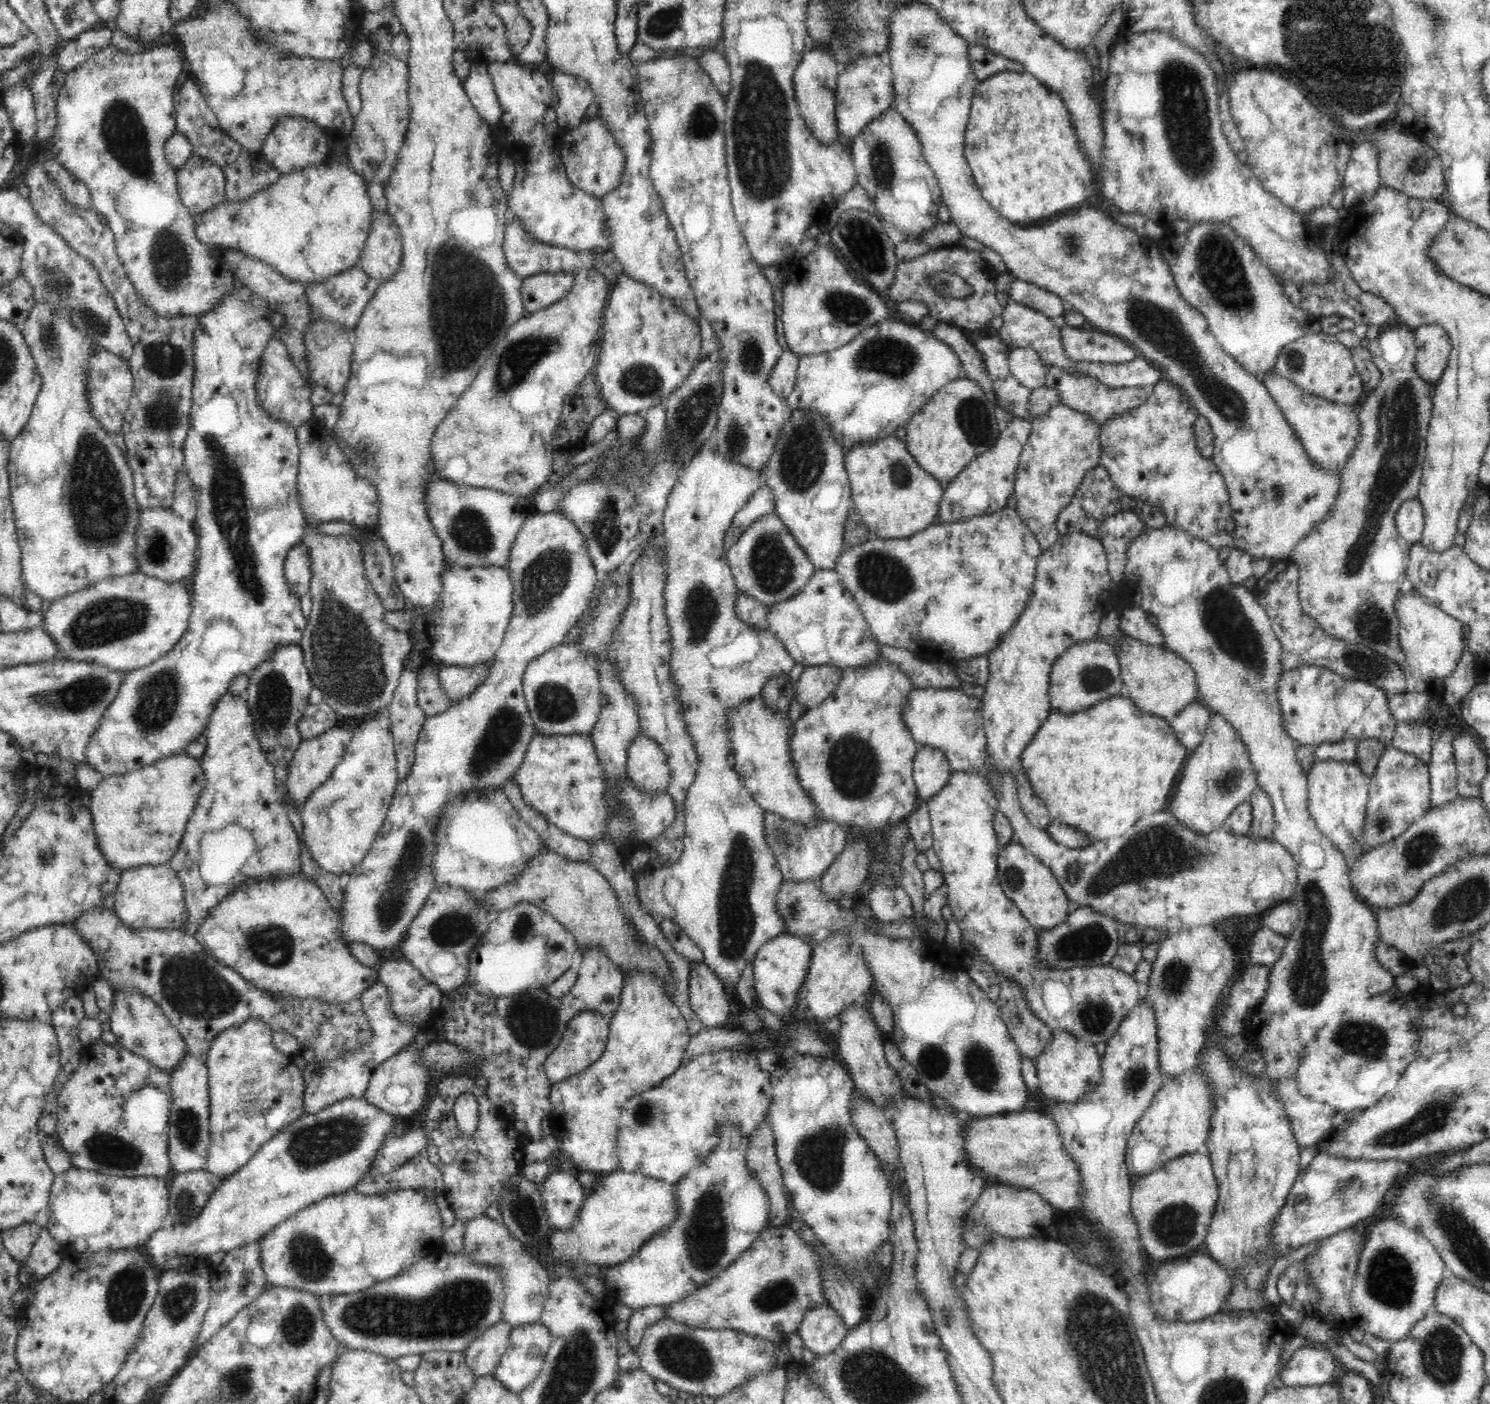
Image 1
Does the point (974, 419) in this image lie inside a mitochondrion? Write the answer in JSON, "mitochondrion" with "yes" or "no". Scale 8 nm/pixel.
{"mitochondrion":"yes"}

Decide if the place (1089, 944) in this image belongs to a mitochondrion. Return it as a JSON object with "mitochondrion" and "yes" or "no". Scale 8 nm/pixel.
{"mitochondrion":"yes"}

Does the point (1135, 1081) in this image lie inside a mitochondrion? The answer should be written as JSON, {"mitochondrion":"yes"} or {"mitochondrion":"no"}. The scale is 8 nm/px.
{"mitochondrion":"yes"}

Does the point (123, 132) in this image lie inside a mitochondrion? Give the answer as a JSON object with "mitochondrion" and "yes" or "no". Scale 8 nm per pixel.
{"mitochondrion":"yes"}

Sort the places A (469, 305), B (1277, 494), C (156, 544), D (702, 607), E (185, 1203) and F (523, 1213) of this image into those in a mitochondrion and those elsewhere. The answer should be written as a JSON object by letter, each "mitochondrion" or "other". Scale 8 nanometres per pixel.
{"A":"mitochondrion","B":"mitochondrion","C":"mitochondrion","D":"mitochondrion","E":"mitochondrion","F":"mitochondrion"}

